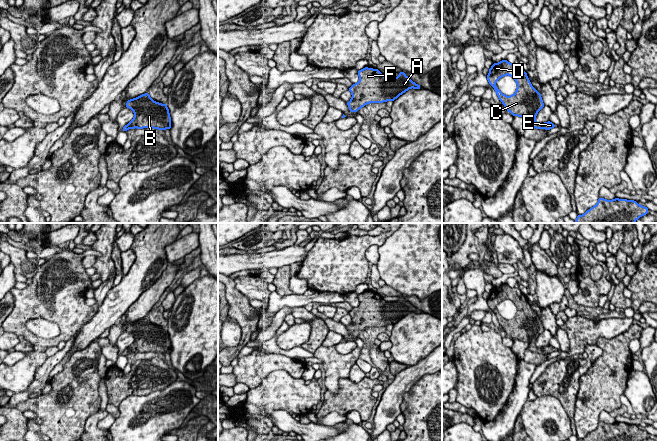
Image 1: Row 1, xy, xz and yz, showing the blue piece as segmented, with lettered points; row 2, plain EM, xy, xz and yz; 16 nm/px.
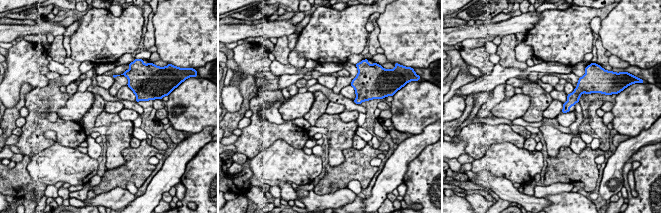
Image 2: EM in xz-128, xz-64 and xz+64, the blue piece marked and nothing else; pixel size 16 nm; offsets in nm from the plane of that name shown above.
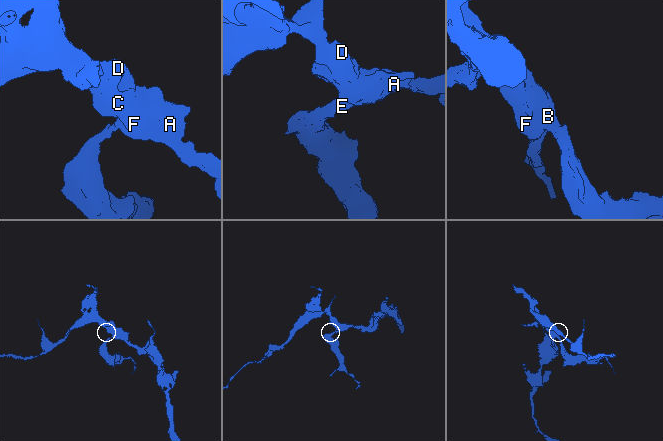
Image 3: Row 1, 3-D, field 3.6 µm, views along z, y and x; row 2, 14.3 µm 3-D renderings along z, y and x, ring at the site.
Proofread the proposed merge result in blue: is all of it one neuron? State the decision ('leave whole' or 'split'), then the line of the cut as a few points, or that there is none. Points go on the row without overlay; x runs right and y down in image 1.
leave whole; cut none

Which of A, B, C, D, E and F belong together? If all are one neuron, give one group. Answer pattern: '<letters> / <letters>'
A B C D E F

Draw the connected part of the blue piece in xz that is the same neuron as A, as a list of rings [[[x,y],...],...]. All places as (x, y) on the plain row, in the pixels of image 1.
[[[365,291],[359,294],[359,306],[349,312],[352,318],[351,324],[346,327],[349,334],[357,336],[366,328],[394,325],[411,312],[421,313],[421,310],[407,301],[405,296],[398,298],[398,301],[385,301],[376,292]]]

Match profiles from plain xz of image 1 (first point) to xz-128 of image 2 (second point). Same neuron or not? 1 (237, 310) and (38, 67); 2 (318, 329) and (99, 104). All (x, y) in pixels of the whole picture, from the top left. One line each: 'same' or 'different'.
1: different
2: same

